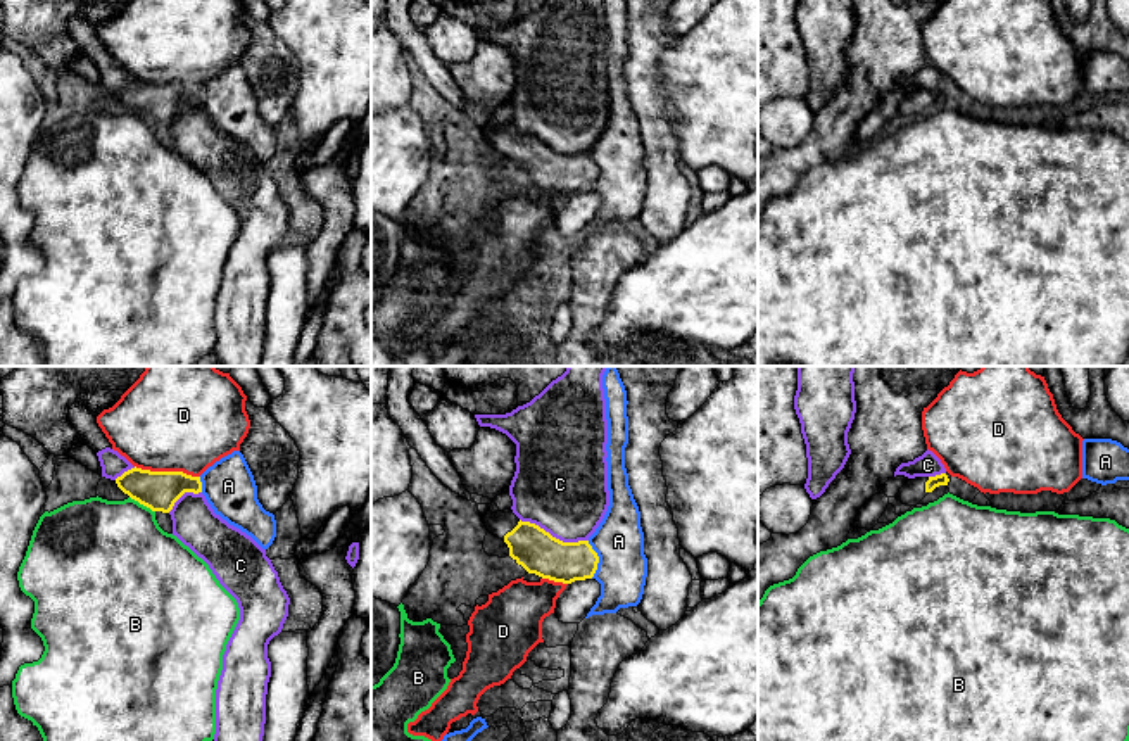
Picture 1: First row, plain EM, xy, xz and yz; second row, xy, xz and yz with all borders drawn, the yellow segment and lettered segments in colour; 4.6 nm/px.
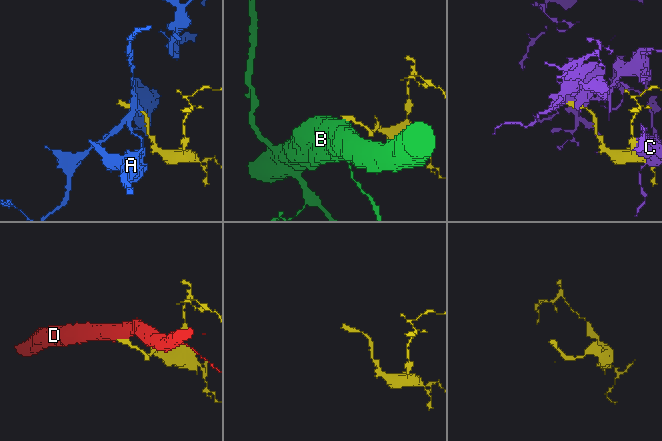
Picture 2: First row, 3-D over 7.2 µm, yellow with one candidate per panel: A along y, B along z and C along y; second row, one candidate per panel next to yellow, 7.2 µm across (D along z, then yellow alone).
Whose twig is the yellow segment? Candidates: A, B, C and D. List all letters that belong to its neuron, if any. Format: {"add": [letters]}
{"add": []}

